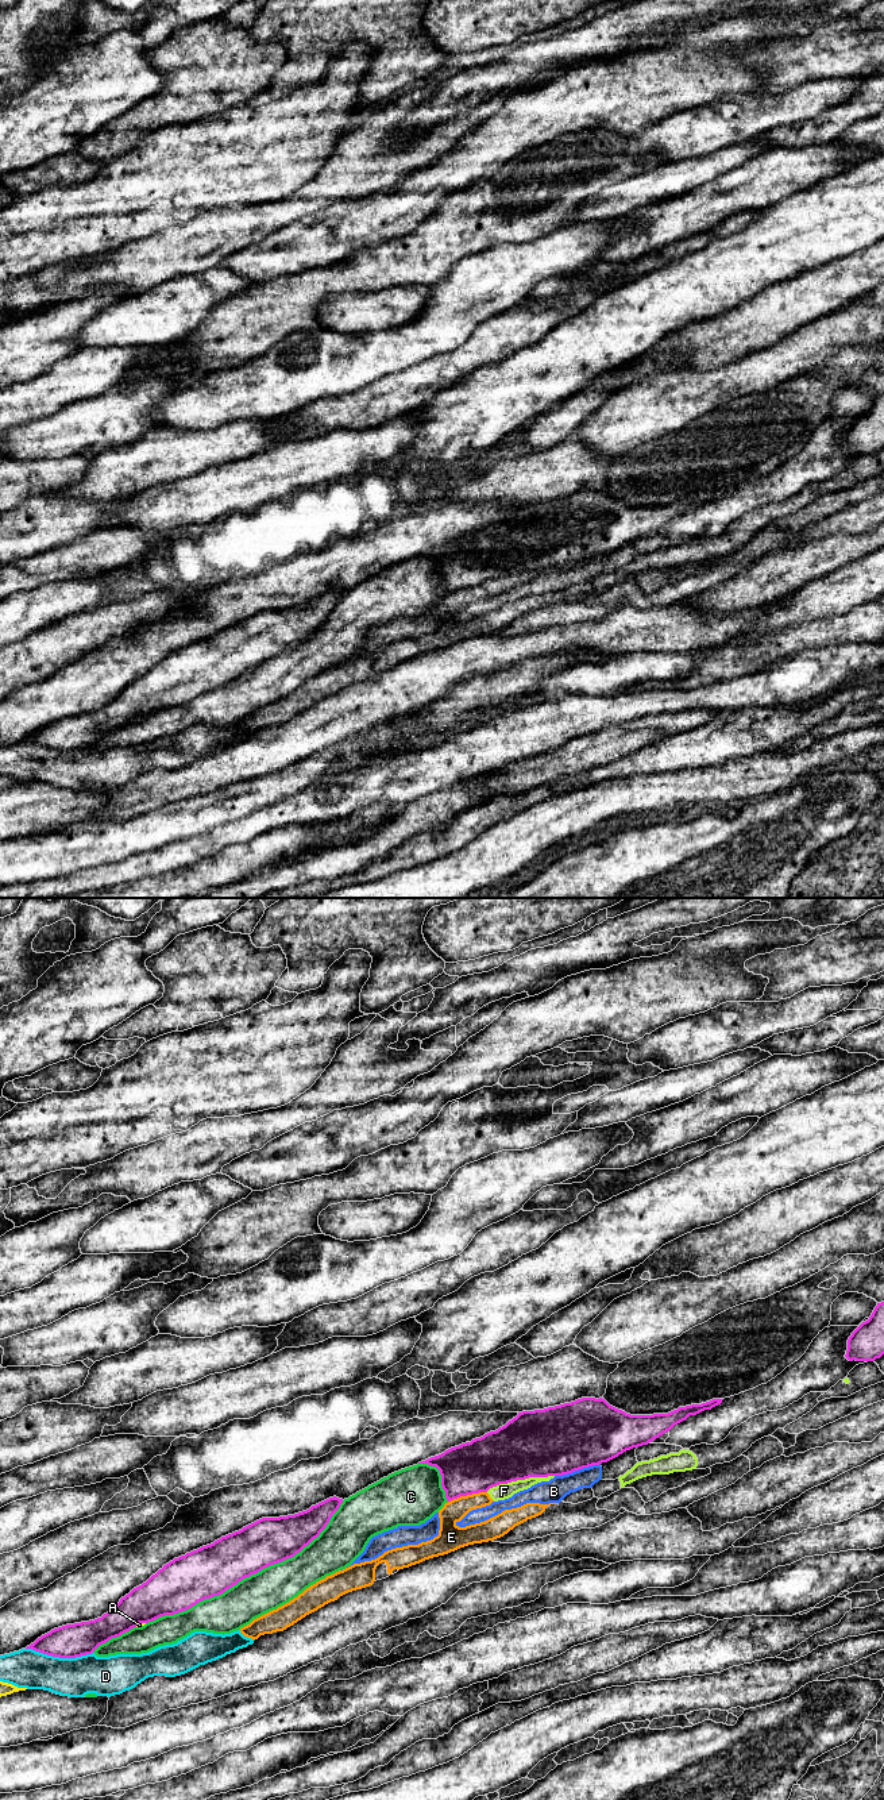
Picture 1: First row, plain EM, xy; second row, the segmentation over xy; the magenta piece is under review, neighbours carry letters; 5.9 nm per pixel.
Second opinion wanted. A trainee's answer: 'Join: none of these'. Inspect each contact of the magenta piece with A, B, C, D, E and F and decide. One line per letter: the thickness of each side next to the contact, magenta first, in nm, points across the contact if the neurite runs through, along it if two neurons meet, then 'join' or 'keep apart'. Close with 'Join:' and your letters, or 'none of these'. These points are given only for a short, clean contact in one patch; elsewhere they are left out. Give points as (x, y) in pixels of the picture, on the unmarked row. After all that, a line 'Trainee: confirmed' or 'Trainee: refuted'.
A: calibres 260 and 20 nm; keep apart
B: calibres 420 and 140 nm; keep apart
C: calibres 300 and 240 nm; keep apart
D: calibres 200 and 240 nm; keep apart
E: calibres 300 and 130 nm; border xy (486, 584), (460, 588), (448, 594); keep apart
F: calibres 400 and 100 nm; keep apart
Join: none of these
Trainee: confirmed

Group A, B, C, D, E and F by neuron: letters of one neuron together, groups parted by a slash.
A / B / C / D / E F

